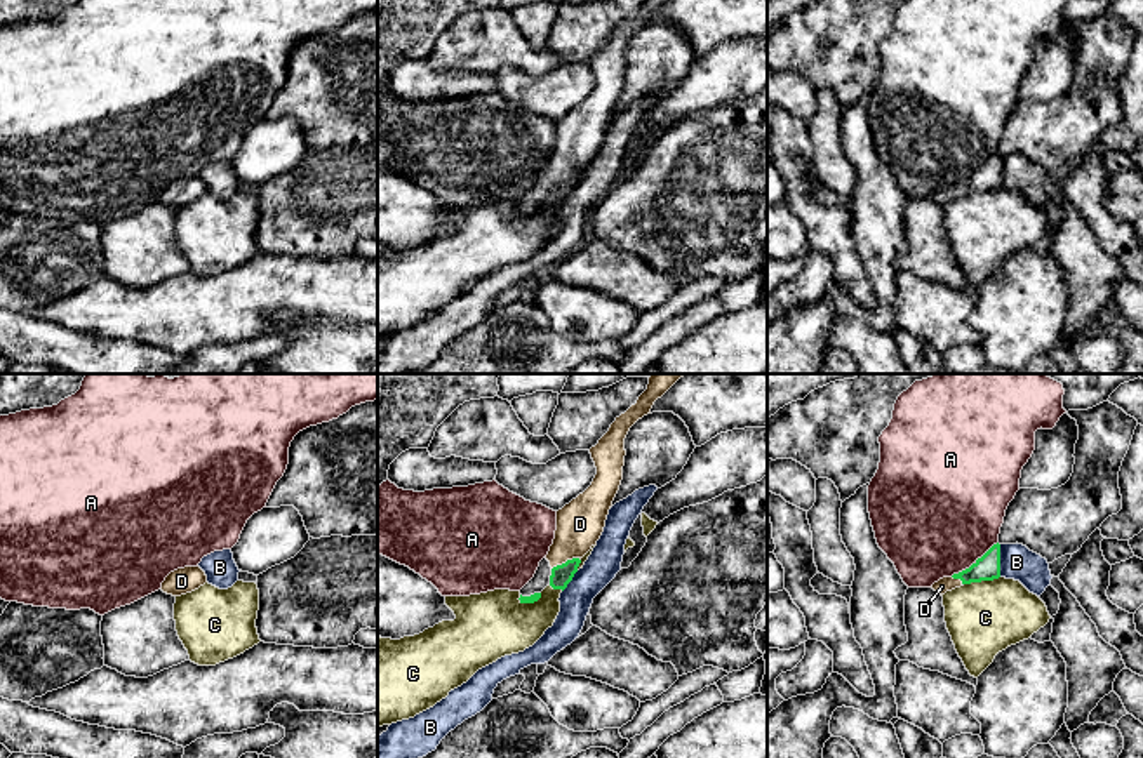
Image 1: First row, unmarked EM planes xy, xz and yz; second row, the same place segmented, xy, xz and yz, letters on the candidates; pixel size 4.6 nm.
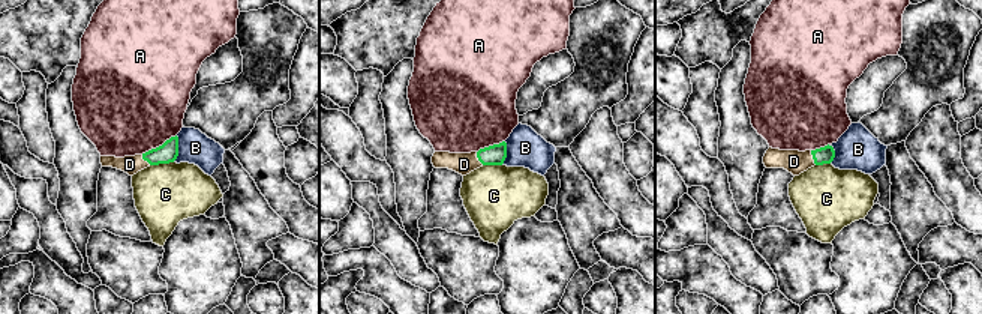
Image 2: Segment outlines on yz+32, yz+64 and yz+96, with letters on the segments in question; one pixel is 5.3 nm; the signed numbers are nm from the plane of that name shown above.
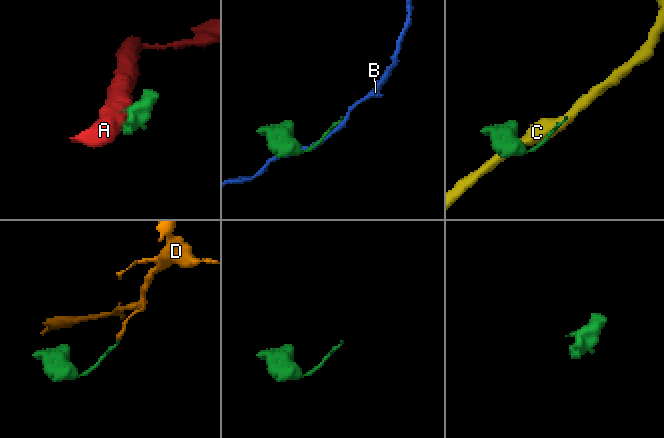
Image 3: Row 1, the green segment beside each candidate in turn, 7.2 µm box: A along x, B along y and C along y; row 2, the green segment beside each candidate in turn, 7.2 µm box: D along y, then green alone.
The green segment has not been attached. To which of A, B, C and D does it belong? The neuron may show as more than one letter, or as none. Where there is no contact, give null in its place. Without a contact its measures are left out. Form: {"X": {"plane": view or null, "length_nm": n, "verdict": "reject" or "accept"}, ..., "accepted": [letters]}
{"A": {"plane": "yz", "length_nm": 280, "verdict": "reject"}, "B": {"plane": "yz", "length_nm": 150, "verdict": "reject"}, "C": {"plane": "yz", "length_nm": 170, "verdict": "reject"}, "D": {"plane": "xz", "length_nm": 140, "verdict": "accept"}, "accepted": ["D"]}

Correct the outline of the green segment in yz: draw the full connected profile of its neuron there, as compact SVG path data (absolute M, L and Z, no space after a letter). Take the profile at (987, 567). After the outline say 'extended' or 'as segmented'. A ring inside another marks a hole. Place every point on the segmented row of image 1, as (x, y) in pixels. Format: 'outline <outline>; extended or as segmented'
outline M993 544L981 558L978 558L969 568L953 574L952 577L943 577L931 588L938 595L945 595L962 584L993 581L1000 577L1000 544Z; extended

